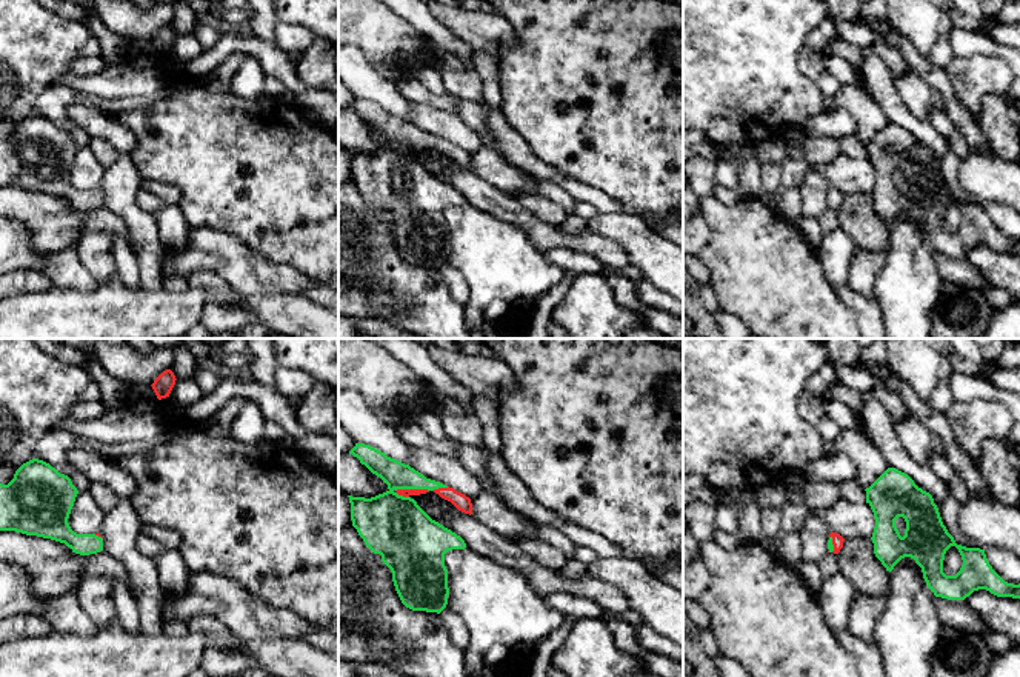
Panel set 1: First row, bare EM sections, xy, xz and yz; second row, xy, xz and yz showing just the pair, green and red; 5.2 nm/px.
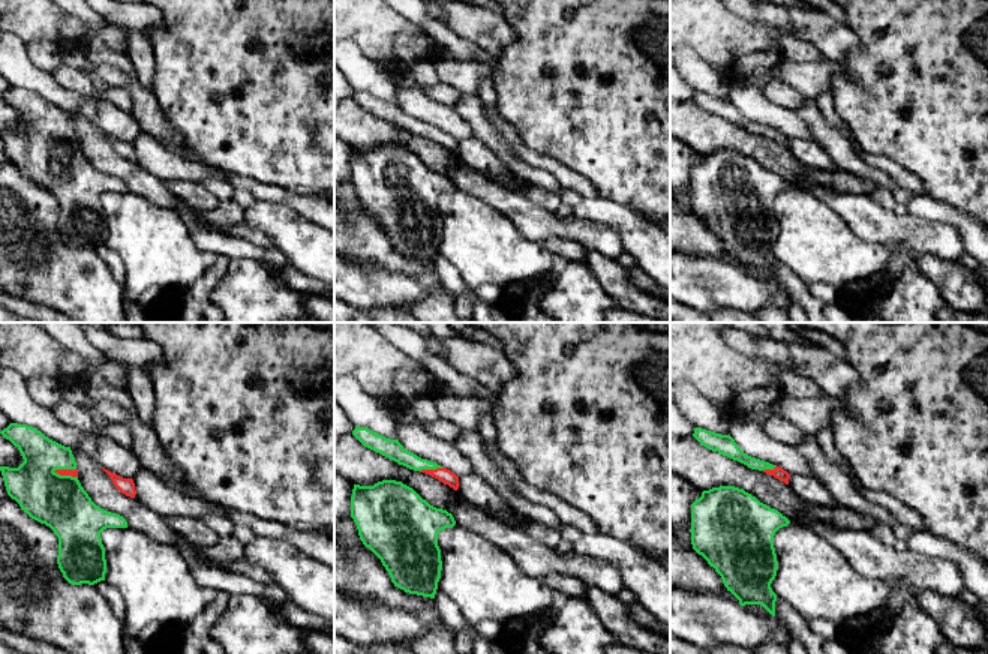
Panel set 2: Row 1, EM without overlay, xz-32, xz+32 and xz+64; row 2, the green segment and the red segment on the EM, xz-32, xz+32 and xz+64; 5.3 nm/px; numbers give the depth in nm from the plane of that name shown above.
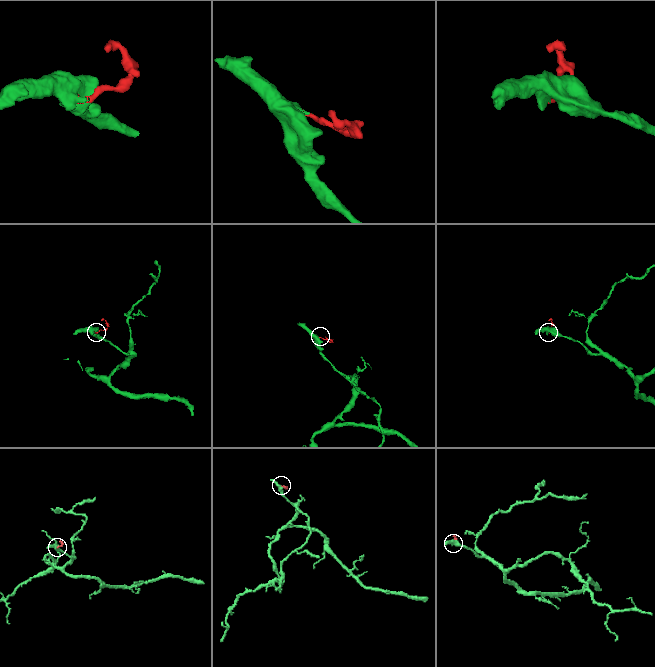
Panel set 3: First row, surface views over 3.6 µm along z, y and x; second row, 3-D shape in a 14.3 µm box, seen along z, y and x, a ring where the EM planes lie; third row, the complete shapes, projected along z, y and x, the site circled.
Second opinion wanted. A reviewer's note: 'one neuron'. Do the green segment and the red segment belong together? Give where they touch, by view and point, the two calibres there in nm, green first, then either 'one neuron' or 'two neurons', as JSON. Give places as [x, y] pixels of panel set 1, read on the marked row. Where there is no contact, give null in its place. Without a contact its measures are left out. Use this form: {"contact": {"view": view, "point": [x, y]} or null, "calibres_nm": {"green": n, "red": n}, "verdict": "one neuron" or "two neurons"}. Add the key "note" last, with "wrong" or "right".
{"contact": {"view": "xz", "point": [413, 488]}, "calibres_nm": {"green": 320, "red": 50}, "verdict": "one neuron", "note": "right"}

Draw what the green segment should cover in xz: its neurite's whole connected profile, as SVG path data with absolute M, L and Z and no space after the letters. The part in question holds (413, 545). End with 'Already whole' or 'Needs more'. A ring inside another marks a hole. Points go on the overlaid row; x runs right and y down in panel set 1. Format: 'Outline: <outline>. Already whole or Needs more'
Outline: M355 443L349 454L388 485L386 492L371 499L348 495L352 526L391 569L402 603L412 611L440 614L449 595L445 554L465 549L466 543L432 520L412 497L434 491L469 515L471 499L369 445Z. Needs more

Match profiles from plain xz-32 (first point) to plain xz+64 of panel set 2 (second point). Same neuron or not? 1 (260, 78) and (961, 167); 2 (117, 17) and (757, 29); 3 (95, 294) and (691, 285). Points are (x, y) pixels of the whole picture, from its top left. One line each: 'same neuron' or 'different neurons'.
1: same neuron
2: different neurons
3: different neurons

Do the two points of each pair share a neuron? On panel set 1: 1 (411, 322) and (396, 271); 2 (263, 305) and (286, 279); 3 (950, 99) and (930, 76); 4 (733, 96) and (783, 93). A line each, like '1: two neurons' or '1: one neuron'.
1: one neuron
2: two neurons
3: one neuron
4: one neuron

